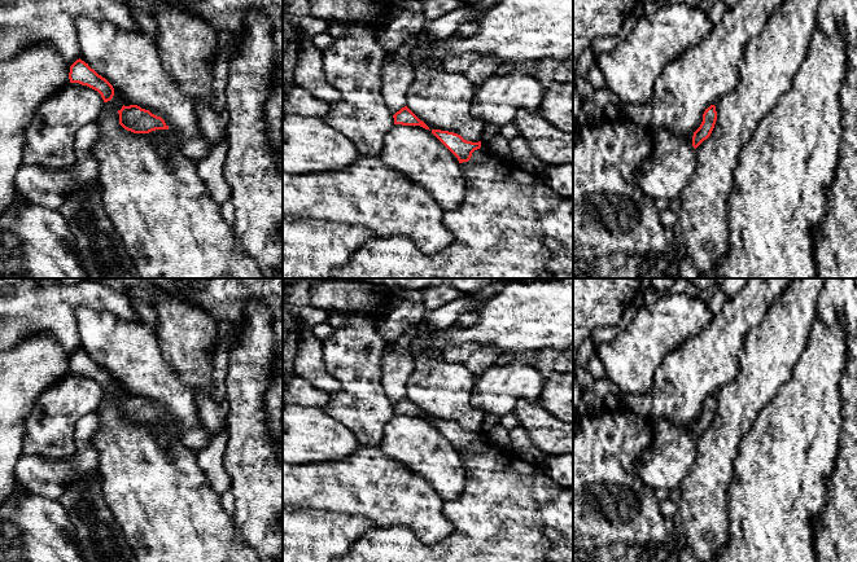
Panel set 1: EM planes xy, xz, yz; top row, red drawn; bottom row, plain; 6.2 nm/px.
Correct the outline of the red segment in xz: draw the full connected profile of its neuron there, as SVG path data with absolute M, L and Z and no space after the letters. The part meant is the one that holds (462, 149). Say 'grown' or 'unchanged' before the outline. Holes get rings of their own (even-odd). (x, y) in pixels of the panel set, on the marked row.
grown; M432 129L432 133L458 158L465 179L465 197L452 211L445 211L443 224L454 242L437 254L421 253L410 238L394 236L373 238L360 246L344 267L335 268L332 278L554 278L550 263L554 254L546 246L539 228L539 219L563 198L543 179L519 168L511 161L497 158L486 142L472 142L460 135Z

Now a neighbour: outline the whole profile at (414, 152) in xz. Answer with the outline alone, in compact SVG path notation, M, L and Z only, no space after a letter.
M394 124L385 135L379 159L429 192L443 211L456 210L464 201L460 163L429 129Z

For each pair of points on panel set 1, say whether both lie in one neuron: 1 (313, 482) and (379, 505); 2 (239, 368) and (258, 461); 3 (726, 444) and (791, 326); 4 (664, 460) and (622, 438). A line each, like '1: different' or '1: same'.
1: same
2: same
3: same
4: different

